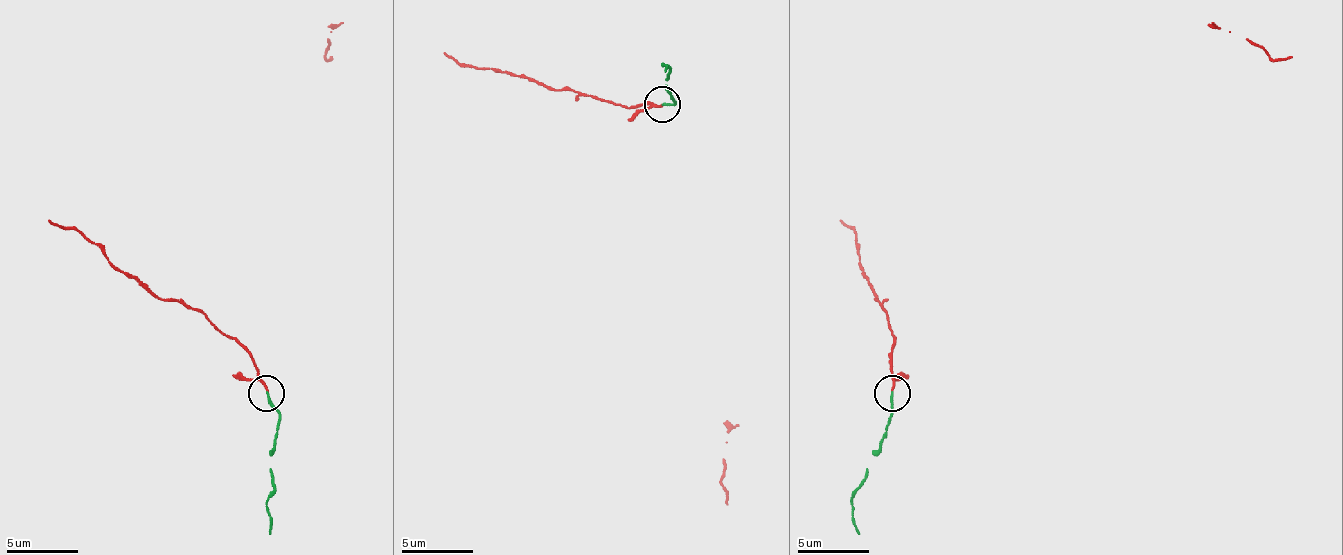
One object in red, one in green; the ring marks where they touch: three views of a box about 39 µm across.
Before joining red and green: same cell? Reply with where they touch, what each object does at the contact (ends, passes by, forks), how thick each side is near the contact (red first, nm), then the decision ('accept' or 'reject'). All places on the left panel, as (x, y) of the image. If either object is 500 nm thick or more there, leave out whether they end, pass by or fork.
at (266, 393); red passes by; green ends there; 120 nm thick on the red side, 150 nm on the other; accept

